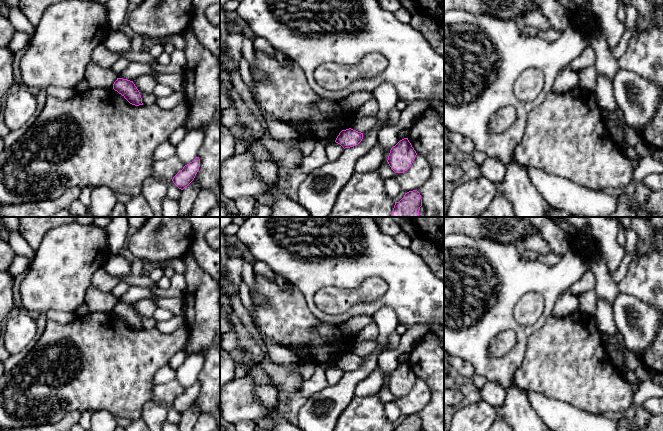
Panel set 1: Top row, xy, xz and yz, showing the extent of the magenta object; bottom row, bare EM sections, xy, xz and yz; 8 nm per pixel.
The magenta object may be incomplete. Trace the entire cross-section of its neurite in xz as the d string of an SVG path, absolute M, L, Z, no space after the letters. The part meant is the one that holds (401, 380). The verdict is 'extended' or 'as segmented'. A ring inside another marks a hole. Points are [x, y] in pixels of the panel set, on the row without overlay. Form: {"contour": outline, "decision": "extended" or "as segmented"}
{"contour": "M404 362L391 372L387 386L395 397L403 397L411 391L416 379L408 362Z", "decision": "as segmented"}

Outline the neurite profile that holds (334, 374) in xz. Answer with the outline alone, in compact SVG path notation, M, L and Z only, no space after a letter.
M332 367L326 370L326 378L329 386L337 384L342 378L344 372L338 367Z

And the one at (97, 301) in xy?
M90 285L87 288L84 302L90 313L113 313L118 297L114 296L112 292L102 292Z

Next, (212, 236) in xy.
M213 228L206 233L207 243L214 249L220 249L220 228Z

